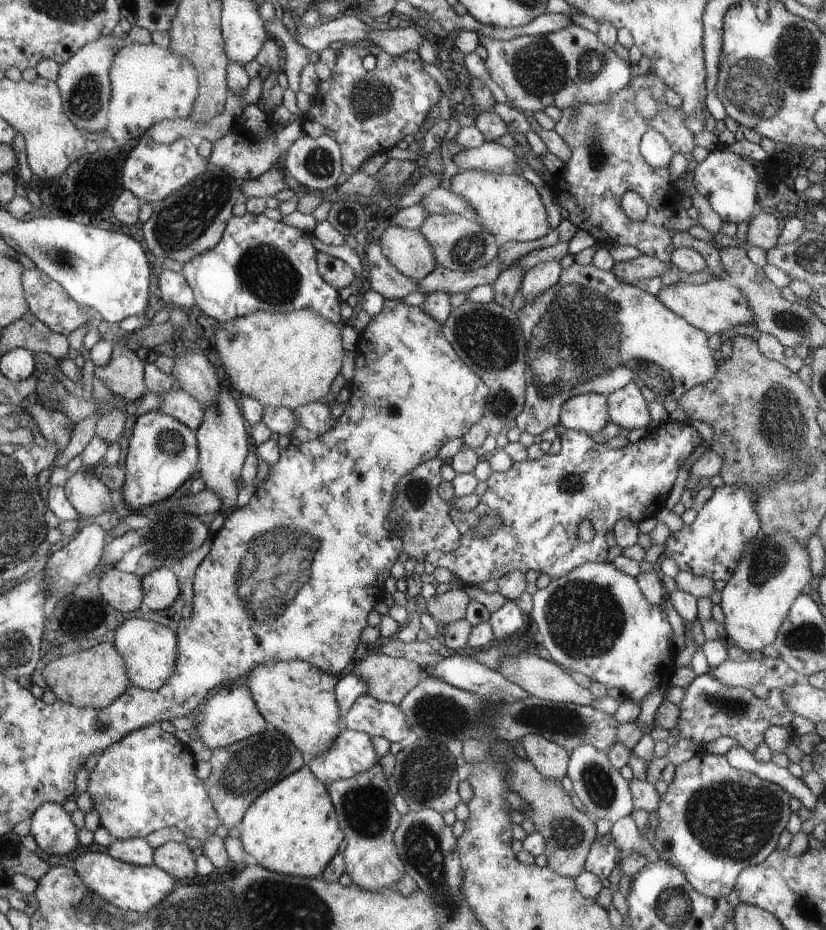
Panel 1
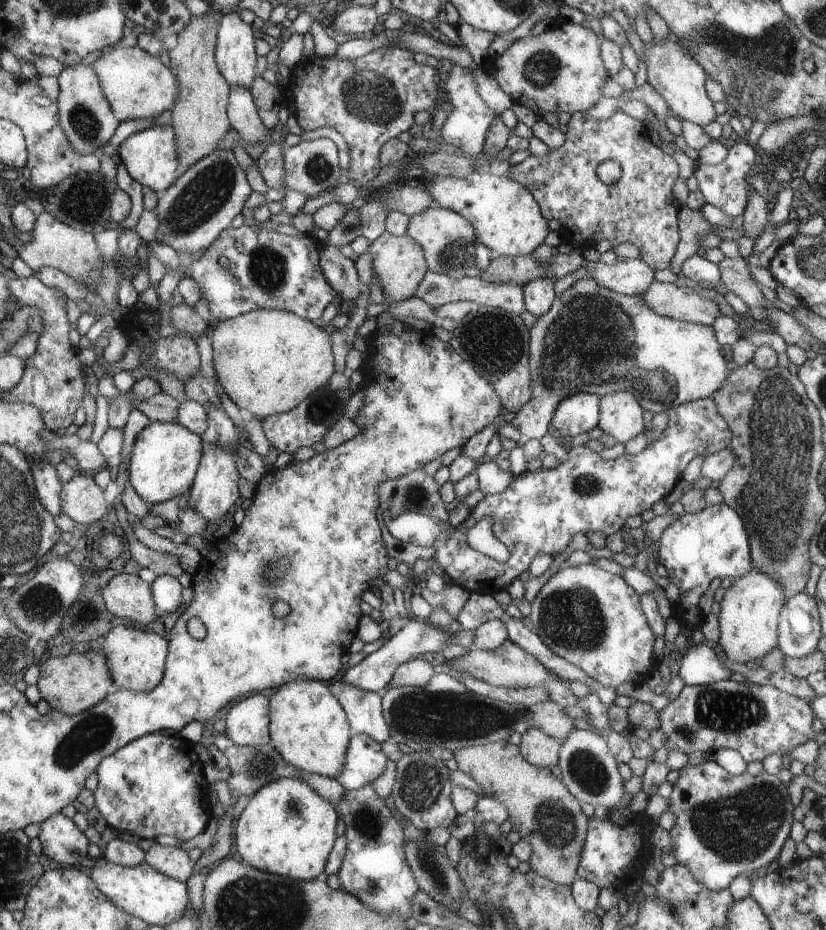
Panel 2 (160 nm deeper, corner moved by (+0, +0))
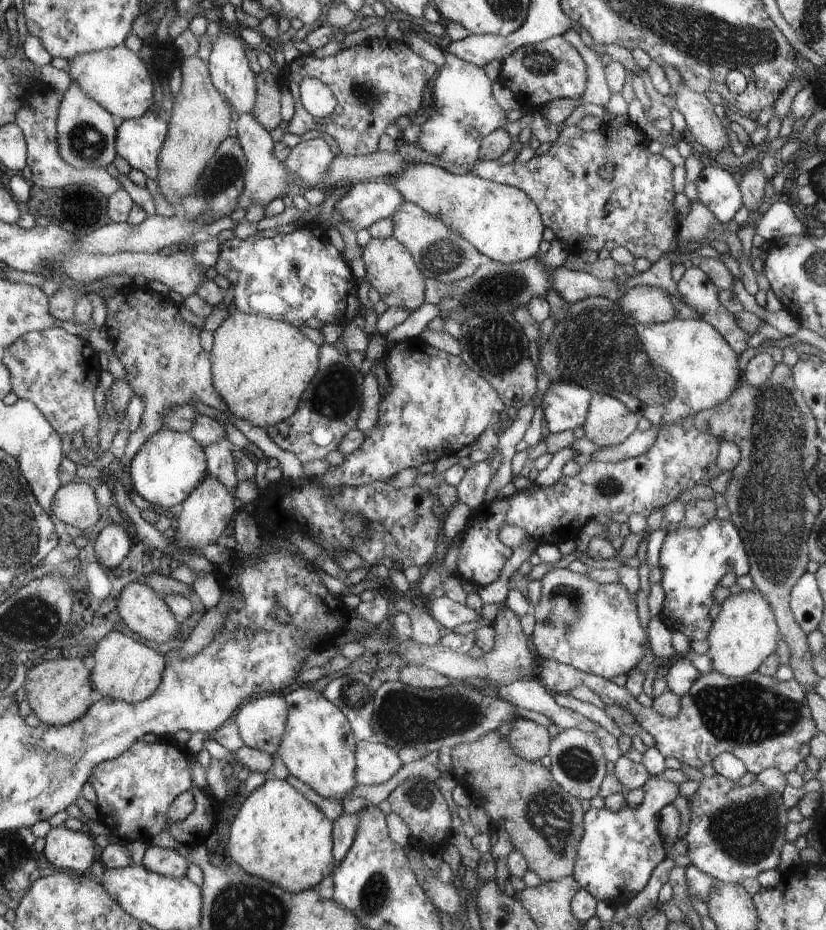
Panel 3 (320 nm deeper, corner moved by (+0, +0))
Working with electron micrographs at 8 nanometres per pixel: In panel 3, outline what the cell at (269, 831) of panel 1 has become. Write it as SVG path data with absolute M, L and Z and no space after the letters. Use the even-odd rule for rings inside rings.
M272 775L259 788L243 797L229 829L230 837L225 842L225 846L228 848L232 862L242 867L248 874L262 878L266 882L274 882L276 886L282 886L284 890L294 894L317 888L324 878L334 873L338 865L332 850L334 843L332 822L312 802L308 802L296 788L292 788L287 780L272 780Z

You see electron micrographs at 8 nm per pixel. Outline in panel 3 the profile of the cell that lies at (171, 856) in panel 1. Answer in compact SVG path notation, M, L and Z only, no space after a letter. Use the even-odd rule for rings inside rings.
M149 844L145 851L142 865L156 874L179 879L187 874L189 863L186 858L178 854L174 849L157 847Z

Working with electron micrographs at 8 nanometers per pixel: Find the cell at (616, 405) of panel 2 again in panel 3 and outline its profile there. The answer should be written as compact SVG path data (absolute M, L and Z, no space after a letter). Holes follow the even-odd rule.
M592 393L584 422L584 438L600 449L620 445L635 431L639 418L611 395Z

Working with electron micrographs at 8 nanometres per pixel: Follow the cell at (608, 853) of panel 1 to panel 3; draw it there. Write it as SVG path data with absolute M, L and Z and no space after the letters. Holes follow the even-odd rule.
M652 775L643 789L644 800L636 808L626 805L618 811L612 811L591 807L584 814L584 835L579 843L573 878L596 901L606 900L618 909L646 888L652 871L670 856L664 849L665 842L658 826L660 811L676 800L679 787L663 777Z

